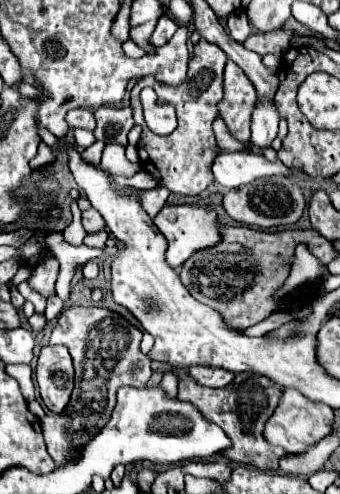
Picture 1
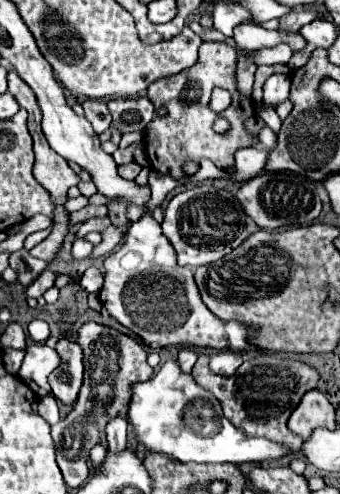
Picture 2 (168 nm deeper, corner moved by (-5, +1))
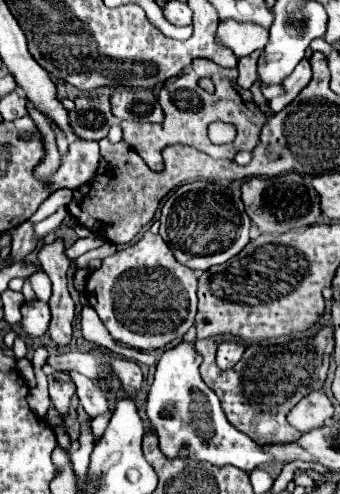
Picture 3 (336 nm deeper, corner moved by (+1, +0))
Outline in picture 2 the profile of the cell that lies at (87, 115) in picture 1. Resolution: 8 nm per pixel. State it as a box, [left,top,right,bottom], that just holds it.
[82,100,112,134]

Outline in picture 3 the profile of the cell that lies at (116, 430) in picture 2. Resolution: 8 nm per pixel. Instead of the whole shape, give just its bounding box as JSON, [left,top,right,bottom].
[70,373,110,417]

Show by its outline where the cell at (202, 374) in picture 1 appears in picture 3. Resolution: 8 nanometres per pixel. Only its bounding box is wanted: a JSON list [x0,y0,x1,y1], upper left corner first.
[216,341,246,369]

